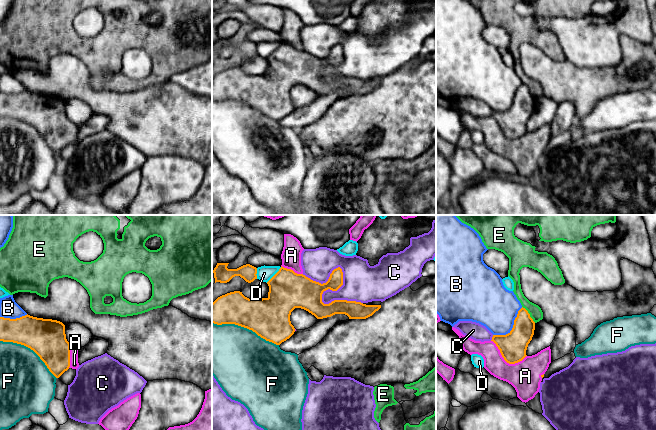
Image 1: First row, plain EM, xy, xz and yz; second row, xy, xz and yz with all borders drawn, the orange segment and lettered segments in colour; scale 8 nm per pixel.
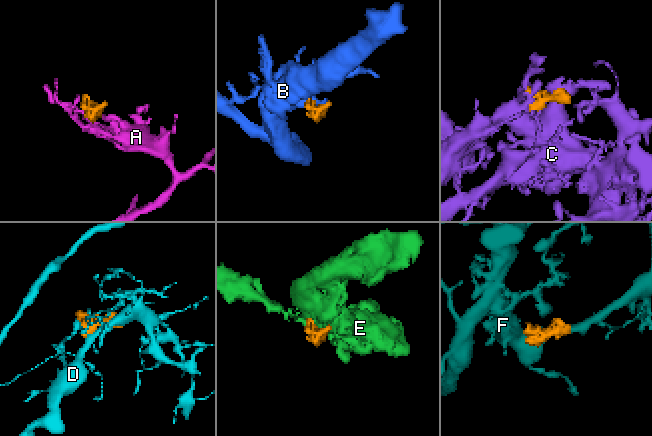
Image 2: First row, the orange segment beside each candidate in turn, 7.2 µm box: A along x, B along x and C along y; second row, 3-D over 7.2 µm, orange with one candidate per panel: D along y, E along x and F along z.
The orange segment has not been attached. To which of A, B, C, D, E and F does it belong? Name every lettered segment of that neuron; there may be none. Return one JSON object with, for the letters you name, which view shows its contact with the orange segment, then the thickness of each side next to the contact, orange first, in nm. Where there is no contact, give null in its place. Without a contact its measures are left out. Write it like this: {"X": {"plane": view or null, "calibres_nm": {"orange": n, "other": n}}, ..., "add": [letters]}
{"A": {"plane": "yz", "calibres_nm": {"orange": 220, "other": 260}}, "add": ["A"]}

